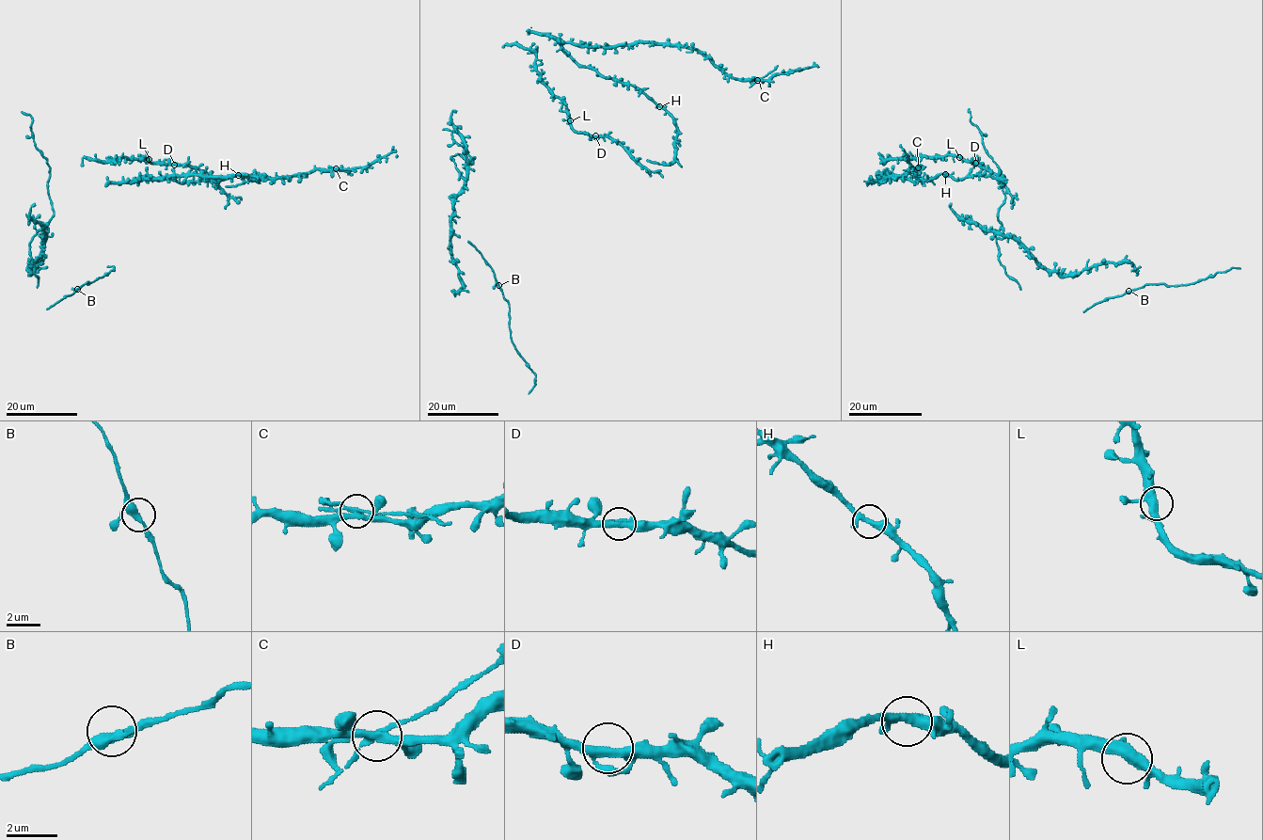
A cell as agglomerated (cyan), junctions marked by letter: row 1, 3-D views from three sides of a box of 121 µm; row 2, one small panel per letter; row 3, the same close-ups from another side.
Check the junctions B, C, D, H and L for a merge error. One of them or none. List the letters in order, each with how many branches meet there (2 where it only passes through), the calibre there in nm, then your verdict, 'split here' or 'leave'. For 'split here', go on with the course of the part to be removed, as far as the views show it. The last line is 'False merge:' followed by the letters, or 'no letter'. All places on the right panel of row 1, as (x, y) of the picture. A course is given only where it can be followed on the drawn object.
B: 3 branches meet; 280 nm thick; leave
C: 4 branches meet; 280 nm thick; split here; foreign part runs (917, 167), (903, 170)
D: 3 branches meet; 300 nm thick; leave
H: 4 branches meet; 320 nm thick; leave
L: 4 branches meet; 380 nm thick; leave
False merge: C

